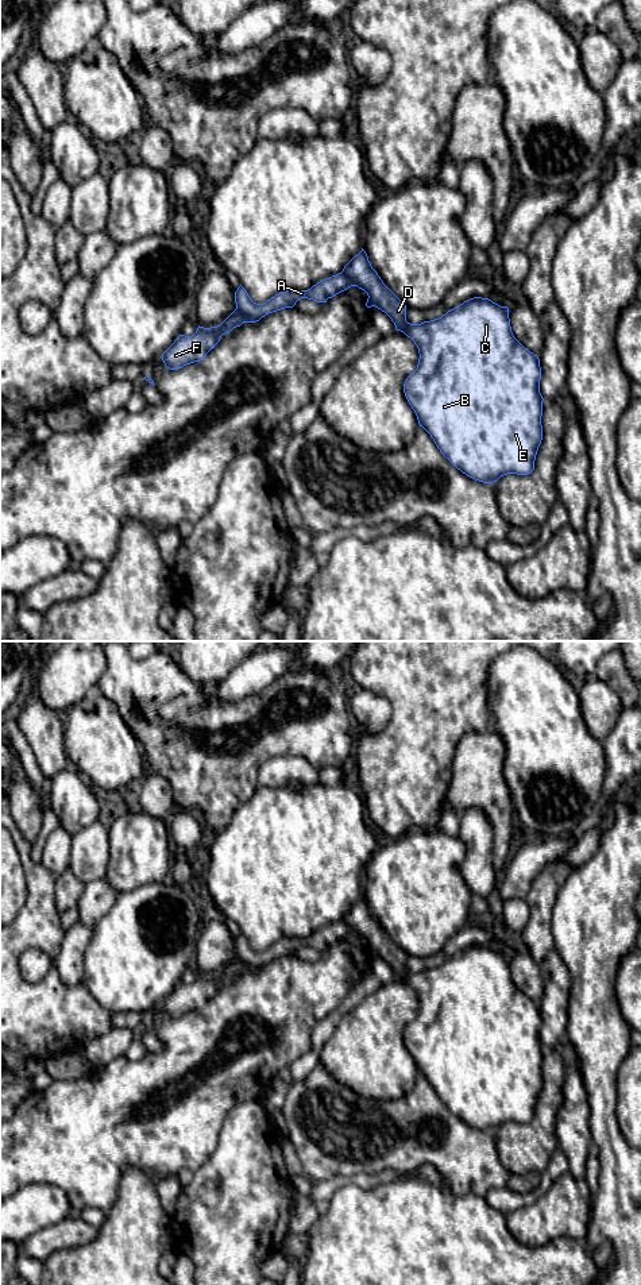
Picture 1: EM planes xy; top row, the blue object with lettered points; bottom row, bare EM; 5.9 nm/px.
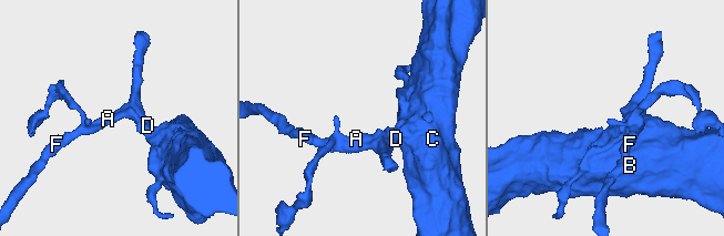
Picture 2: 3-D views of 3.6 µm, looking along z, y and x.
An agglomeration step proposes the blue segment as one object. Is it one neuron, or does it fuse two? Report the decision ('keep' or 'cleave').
cleave

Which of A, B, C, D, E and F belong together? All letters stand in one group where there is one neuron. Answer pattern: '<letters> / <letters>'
A / B C D E F

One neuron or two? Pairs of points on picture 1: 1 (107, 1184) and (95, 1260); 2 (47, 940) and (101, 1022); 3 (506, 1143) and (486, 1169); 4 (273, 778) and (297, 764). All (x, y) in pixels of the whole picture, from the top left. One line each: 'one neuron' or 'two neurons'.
1: two neurons
2: one neuron
3: two neurons
4: one neuron

